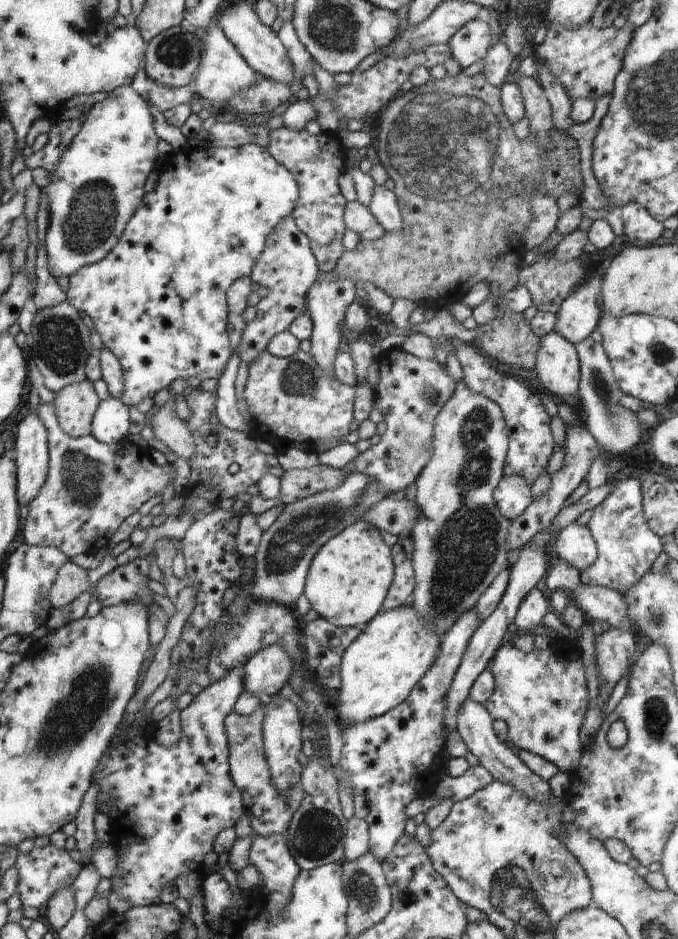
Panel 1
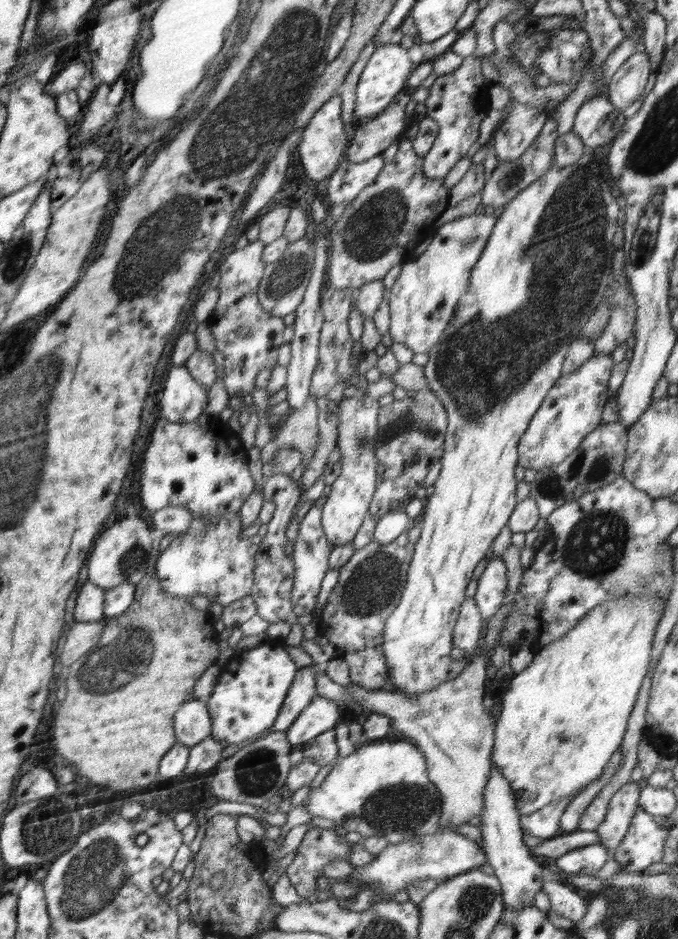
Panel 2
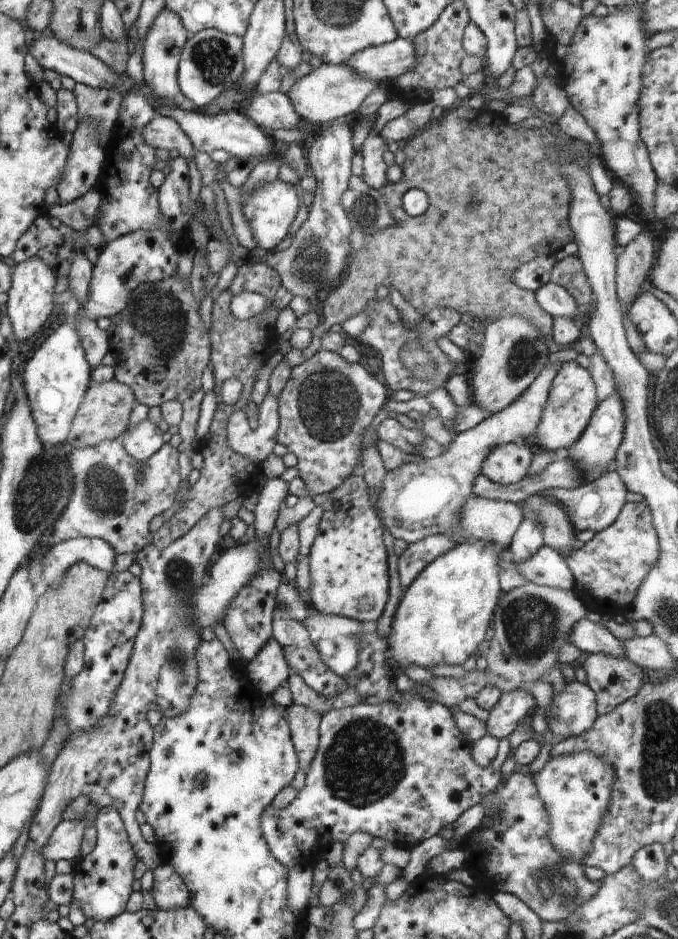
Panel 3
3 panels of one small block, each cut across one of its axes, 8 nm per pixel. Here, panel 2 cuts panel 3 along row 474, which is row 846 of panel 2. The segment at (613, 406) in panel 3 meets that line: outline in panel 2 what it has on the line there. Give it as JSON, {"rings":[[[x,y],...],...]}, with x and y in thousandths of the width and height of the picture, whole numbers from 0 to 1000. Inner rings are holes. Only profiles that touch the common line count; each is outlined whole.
{"rings":[[[872,899],[841,905],[820,915],[820,924],[835,931],[878,933],[898,916],[895,905],[885,899]]]}

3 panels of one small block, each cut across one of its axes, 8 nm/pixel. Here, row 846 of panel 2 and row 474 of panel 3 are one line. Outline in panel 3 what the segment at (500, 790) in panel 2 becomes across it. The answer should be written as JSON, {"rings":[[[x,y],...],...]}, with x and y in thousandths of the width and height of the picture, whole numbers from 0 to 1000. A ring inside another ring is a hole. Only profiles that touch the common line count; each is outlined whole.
{"rings":[[[773,471],[737,474],[711,493],[709,504],[739,517],[767,513],[780,505],[786,482]]]}

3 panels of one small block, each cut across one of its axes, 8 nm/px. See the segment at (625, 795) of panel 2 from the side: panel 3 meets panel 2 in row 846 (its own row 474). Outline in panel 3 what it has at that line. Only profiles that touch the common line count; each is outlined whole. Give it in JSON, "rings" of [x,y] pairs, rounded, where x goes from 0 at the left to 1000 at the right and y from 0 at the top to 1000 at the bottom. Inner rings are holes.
{"rings":[[[900,499],[878,512],[861,513],[860,517],[836,522],[814,522],[811,531],[827,537],[839,550],[841,556],[850,565],[872,564],[876,568],[897,562],[912,552],[917,540],[925,536],[926,522],[914,506]]]}

